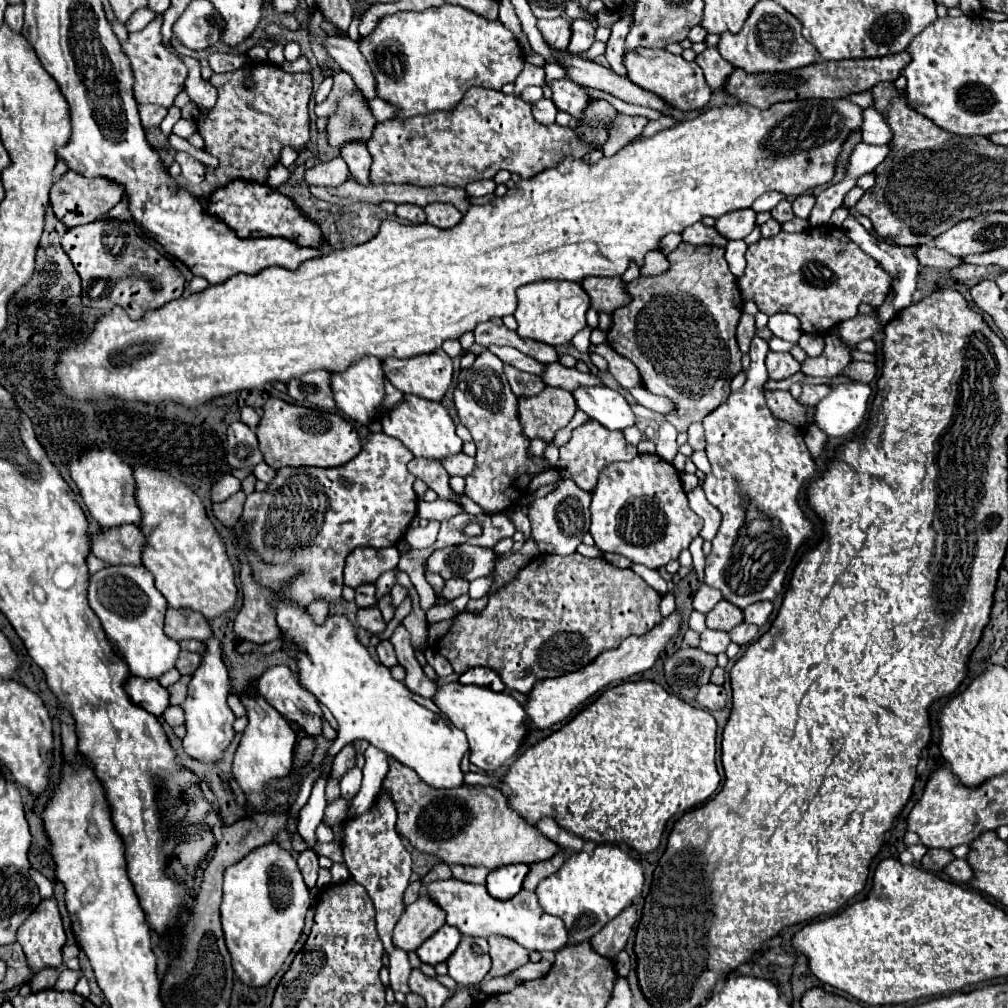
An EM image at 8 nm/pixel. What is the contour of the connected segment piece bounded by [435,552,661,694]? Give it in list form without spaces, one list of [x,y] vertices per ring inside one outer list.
[[[539,554],[519,574],[489,596],[483,612],[461,612],[453,618],[451,630],[435,644],[437,652],[445,656],[457,674],[475,666],[493,668],[509,690],[529,694],[539,680],[557,678],[587,666],[589,660],[603,650],[617,648],[619,642],[631,634],[643,634],[659,624],[659,594],[645,584],[633,570],[617,568],[605,558],[585,558],[581,554],[553,556]]]

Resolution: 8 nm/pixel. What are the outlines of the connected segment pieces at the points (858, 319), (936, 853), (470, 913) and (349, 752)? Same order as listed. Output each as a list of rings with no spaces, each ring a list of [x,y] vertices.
[[[875,314],[871,316],[855,316],[851,320],[843,320],[839,324],[839,340],[849,348],[855,350],[857,344],[865,338],[873,338],[873,334],[879,332],[879,328],[875,328]]]
[[[939,848],[939,850],[927,850],[927,854],[923,856],[921,864],[923,864],[923,868],[927,868],[931,872],[941,872],[953,860],[955,860],[955,856],[953,856],[951,850]]]
[[[449,878],[429,884],[427,894],[447,912],[447,924],[459,928],[463,936],[481,936],[481,938],[505,936],[519,942],[527,950],[537,950],[537,952],[557,952],[569,940],[563,920],[559,920],[553,914],[547,914],[539,906],[535,892],[523,890],[519,892],[519,896],[513,896],[513,900],[497,900],[489,896],[485,886],[467,884]]]
[[[347,744],[333,760],[333,766],[331,766],[331,778],[333,780],[341,780],[343,774],[355,766],[355,748],[351,744]]]

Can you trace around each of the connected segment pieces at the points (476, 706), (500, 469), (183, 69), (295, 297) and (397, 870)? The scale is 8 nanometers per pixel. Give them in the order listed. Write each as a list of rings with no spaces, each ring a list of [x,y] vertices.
[[[451,682],[439,686],[439,692],[435,694],[433,702],[443,714],[447,714],[447,718],[457,728],[467,734],[471,748],[471,764],[475,764],[483,772],[495,772],[507,760],[511,760],[529,732],[529,716],[525,712],[525,706],[515,700],[507,690],[493,692],[487,686],[463,686],[459,682]]]
[[[489,350],[479,354],[473,366],[463,368],[459,372],[459,382],[455,388],[455,408],[461,424],[469,428],[473,442],[477,444],[477,468],[471,476],[465,478],[465,494],[477,504],[481,504],[481,508],[489,514],[517,504],[515,494],[523,494],[531,478],[543,472],[547,464],[543,458],[527,458],[529,440],[523,436],[523,432],[519,432],[517,396],[513,394],[503,374],[503,362]]]
[[[157,18],[157,22],[149,22],[145,30],[131,32],[129,40],[123,44],[123,52],[129,56],[131,66],[133,66],[137,102],[139,104],[151,102],[151,104],[169,108],[169,106],[173,106],[175,96],[183,90],[183,82],[187,78],[187,66],[163,46],[161,24],[163,24],[163,18]]]
[[[795,100],[795,102],[773,104],[773,108],[769,110],[759,110],[751,104],[737,104],[733,108],[731,106],[711,108],[705,114],[699,114],[695,120],[679,122],[677,126],[661,130],[653,134],[651,138],[645,138],[635,144],[627,144],[615,156],[601,158],[597,164],[589,166],[583,160],[565,158],[557,168],[549,168],[531,180],[517,182],[513,190],[507,190],[507,194],[503,194],[501,198],[495,198],[495,204],[489,202],[483,206],[471,206],[467,214],[463,216],[463,220],[457,226],[447,228],[447,230],[441,230],[427,222],[425,224],[399,224],[393,220],[385,220],[379,226],[377,236],[365,244],[349,246],[343,250],[333,250],[325,256],[307,260],[297,270],[285,270],[285,268],[273,266],[253,276],[235,274],[223,284],[213,284],[205,288],[203,292],[181,296],[177,300],[171,300],[163,308],[145,312],[141,320],[131,320],[123,308],[115,306],[109,314],[103,314],[97,318],[93,332],[85,340],[81,340],[77,346],[69,346],[59,352],[57,362],[55,362],[55,386],[65,398],[79,400],[79,402],[107,402],[111,398],[119,398],[123,402],[161,404],[169,400],[185,408],[197,408],[217,396],[225,396],[225,394],[233,394],[241,390],[261,390],[265,388],[265,384],[273,384],[273,382],[287,384],[291,378],[301,378],[303,374],[311,370],[343,372],[353,362],[361,360],[363,356],[375,356],[379,360],[385,360],[389,356],[413,358],[413,356],[429,354],[441,348],[443,340],[459,338],[461,334],[471,332],[479,322],[489,322],[491,318],[503,318],[503,316],[513,314],[517,310],[515,290],[523,284],[537,282],[537,280],[583,280],[587,276],[607,276],[607,274],[623,276],[629,262],[635,260],[637,264],[643,264],[645,252],[657,248],[659,240],[665,234],[683,232],[683,228],[699,222],[703,216],[719,218],[731,210],[749,208],[761,194],[769,190],[779,190],[785,196],[799,196],[809,188],[827,184],[833,178],[835,158],[841,150],[843,140],[849,136],[849,132],[859,130],[861,122],[863,122],[861,108],[847,100],[801,100],[801,102]]]
[[[381,794],[371,810],[367,810],[363,816],[359,816],[355,820],[347,820],[345,840],[343,840],[343,856],[345,856],[349,872],[367,890],[369,898],[375,904],[377,932],[385,946],[385,952],[389,954],[391,988],[401,990],[401,992],[411,992],[407,980],[409,980],[413,968],[409,964],[407,952],[393,944],[393,928],[405,910],[403,892],[409,886],[409,878],[411,878],[411,854],[405,850],[401,836],[395,830],[395,820],[397,820],[397,812],[395,812],[395,806],[391,804],[391,798]]]

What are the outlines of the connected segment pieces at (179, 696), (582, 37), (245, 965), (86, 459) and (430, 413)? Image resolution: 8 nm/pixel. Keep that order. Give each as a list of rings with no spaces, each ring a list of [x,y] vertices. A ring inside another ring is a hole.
[[[181,676],[181,680],[171,688],[171,704],[183,704],[187,698],[187,684],[191,682],[191,676]]]
[[[575,18],[571,22],[571,44],[569,44],[569,52],[573,52],[573,54],[585,52],[587,48],[591,48],[593,36],[595,36],[593,22],[589,18]]]
[[[271,842],[255,852],[247,854],[237,864],[229,866],[225,870],[225,882],[223,882],[223,902],[221,902],[221,924],[223,934],[227,942],[227,950],[233,960],[233,970],[237,978],[247,986],[265,986],[277,970],[283,966],[287,954],[295,946],[295,942],[301,936],[305,912],[311,906],[309,902],[309,888],[303,882],[303,876],[299,872],[297,860],[293,854],[279,844]]]
[[[93,448],[85,452],[81,458],[69,460],[71,478],[75,480],[83,502],[89,510],[89,514],[101,524],[103,530],[119,528],[119,524],[139,524],[141,522],[141,510],[137,506],[135,490],[137,484],[133,480],[133,470],[119,460],[109,448]]]
[[[407,394],[399,406],[395,406],[391,410],[383,410],[379,420],[383,424],[383,432],[387,436],[401,440],[403,446],[409,448],[413,452],[413,456],[417,456],[417,458],[443,460],[443,458],[459,454],[463,450],[463,440],[455,434],[455,424],[451,420],[449,412],[439,402],[429,402],[419,396]]]

